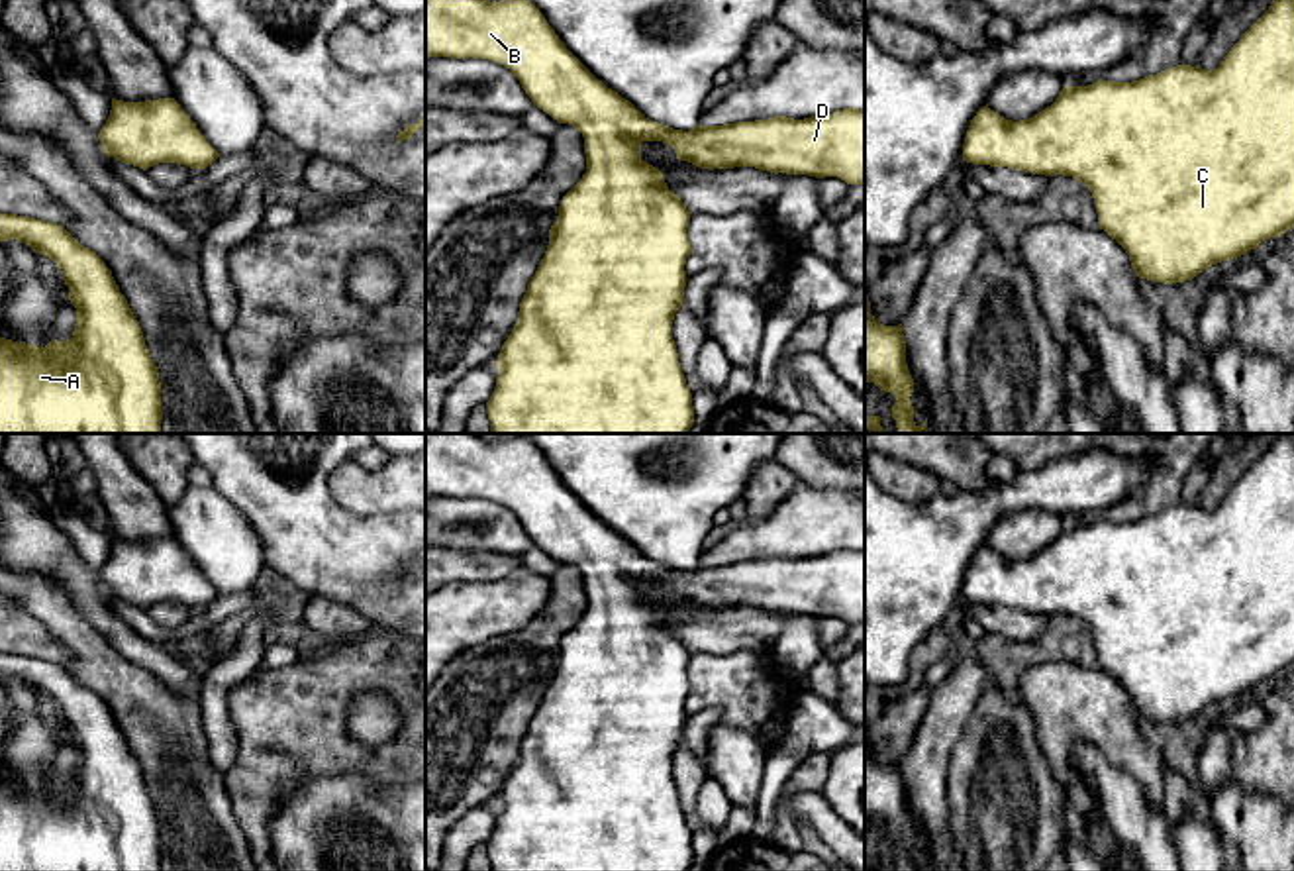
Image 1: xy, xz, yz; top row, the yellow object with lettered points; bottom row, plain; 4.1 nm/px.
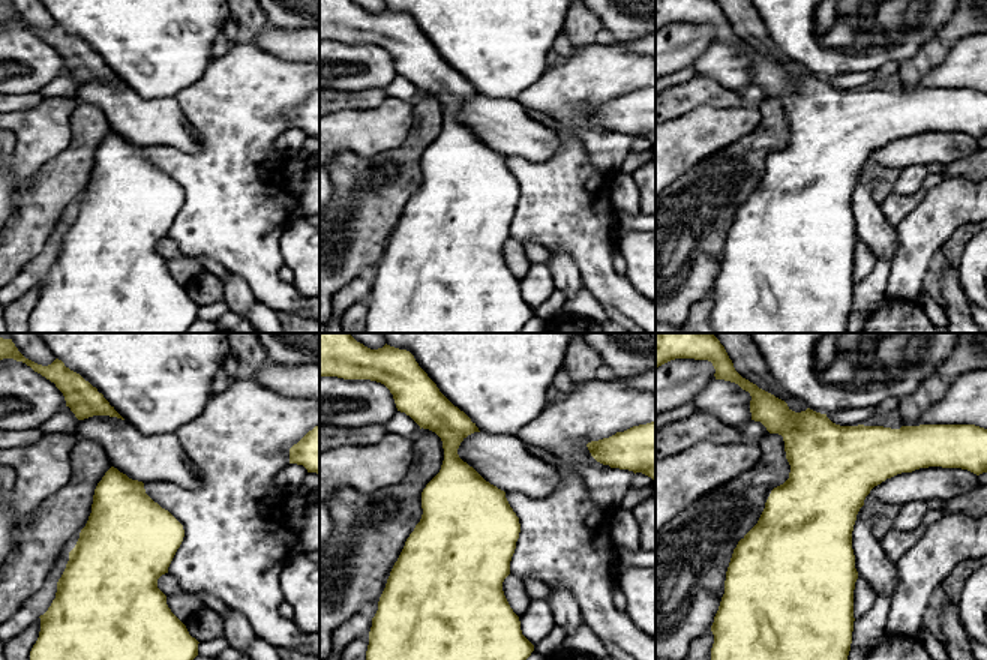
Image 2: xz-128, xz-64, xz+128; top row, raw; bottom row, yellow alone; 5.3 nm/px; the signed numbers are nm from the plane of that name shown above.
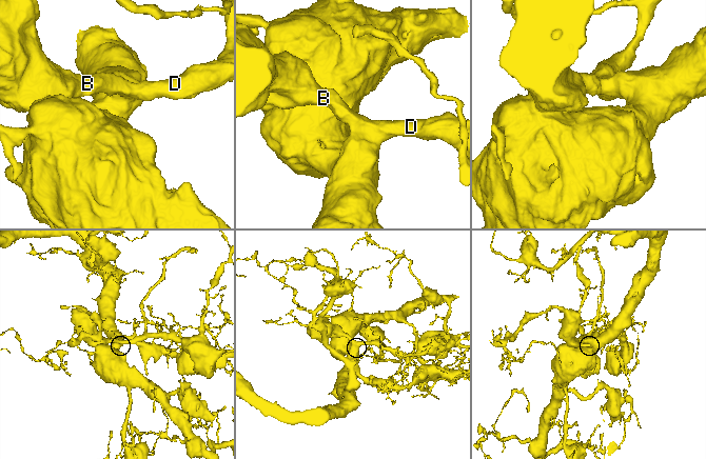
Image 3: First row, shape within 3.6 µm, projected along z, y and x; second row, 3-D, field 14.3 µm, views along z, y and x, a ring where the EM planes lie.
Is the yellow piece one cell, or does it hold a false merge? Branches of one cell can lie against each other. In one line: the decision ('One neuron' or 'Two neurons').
One neuron

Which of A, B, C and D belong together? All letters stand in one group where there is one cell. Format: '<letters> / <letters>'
A B C D

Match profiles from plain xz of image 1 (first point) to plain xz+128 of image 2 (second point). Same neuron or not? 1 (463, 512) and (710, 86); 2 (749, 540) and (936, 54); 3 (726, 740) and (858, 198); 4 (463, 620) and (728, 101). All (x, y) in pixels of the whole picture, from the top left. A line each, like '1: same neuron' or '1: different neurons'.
1: different neurons
2: different neurons
3: same neuron
4: different neurons

